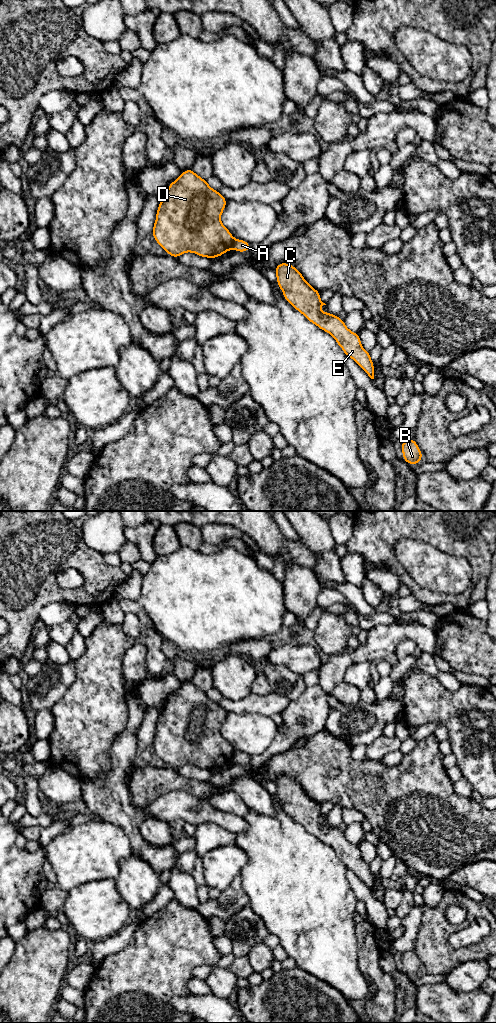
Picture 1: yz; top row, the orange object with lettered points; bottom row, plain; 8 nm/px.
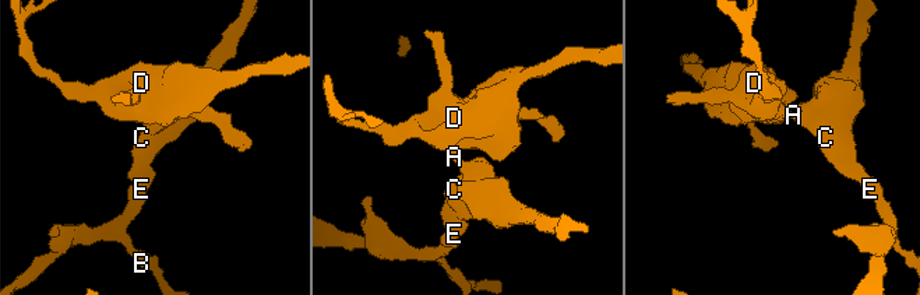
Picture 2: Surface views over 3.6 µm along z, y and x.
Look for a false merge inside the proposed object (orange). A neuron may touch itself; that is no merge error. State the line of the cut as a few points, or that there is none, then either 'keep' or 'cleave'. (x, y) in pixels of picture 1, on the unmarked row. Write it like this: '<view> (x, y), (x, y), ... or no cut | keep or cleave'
yz (234, 751), (231, 760) | cleave

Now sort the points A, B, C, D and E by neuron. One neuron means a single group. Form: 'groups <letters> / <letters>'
groups A B C E / D

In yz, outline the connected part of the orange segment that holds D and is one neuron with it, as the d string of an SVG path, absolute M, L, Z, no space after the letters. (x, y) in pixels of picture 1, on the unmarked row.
M187 681L168 698L158 718L151 746L167 766L175 770L185 764L207 770L222 768L232 761L234 752L220 732L226 715L227 711L219 703L213 702L192 681Z

